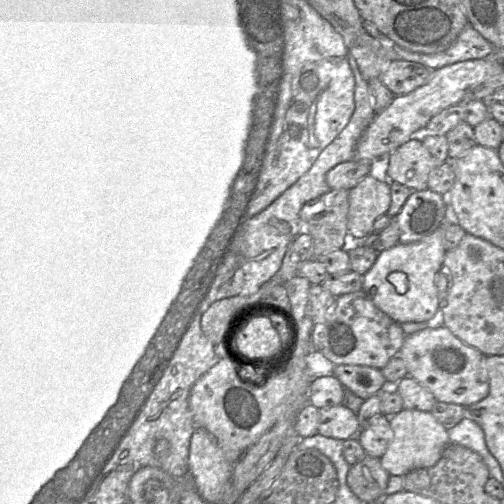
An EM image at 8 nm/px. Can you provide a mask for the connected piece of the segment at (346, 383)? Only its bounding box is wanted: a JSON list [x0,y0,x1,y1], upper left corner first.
[334,365,388,398]

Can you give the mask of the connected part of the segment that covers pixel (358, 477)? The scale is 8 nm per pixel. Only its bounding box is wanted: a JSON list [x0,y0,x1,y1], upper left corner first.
[347,455,389,503]

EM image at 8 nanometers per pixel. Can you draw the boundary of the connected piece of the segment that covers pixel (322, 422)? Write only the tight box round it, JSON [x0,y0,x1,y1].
[318,405,360,440]

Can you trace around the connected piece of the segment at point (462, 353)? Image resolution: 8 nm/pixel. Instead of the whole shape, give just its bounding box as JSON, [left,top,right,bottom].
[397,326,489,407]

